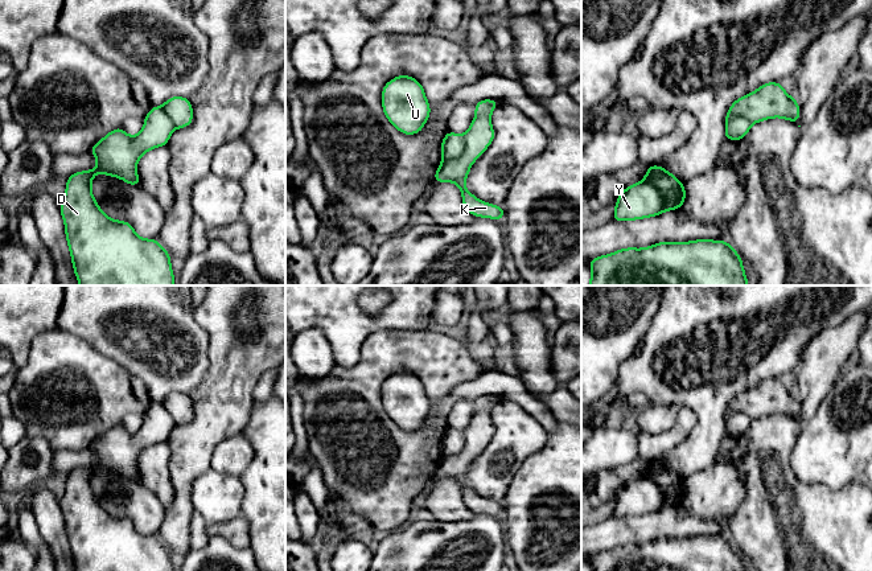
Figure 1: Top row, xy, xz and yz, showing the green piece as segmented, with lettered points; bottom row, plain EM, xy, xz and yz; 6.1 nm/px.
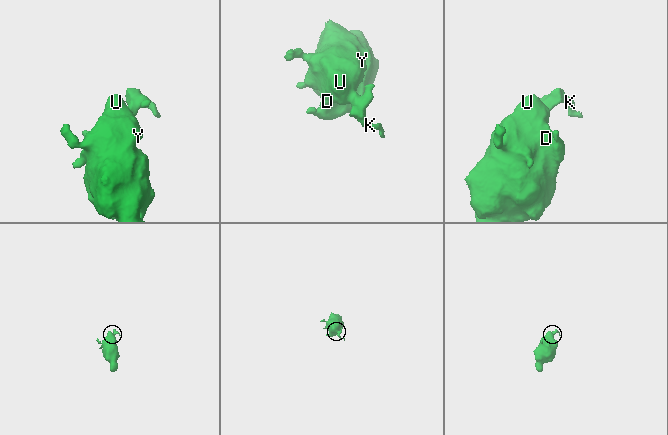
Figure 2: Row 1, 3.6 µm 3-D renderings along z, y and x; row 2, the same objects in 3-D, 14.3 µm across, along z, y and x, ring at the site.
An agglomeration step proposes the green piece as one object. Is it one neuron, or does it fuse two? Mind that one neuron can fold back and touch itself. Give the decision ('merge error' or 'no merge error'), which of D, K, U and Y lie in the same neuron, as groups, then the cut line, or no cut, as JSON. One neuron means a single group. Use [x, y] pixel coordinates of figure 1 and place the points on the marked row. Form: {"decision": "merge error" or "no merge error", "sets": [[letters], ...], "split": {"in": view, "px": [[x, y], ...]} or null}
{"decision": "merge error", "sets": [["D", "U", "Y"], ["K"]], "split": {"in": "xz", "px": [[464, 135], [464, 152], [455, 159], [443, 161]]}}

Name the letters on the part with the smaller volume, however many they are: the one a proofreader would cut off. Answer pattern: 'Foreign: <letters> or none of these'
Foreign: K

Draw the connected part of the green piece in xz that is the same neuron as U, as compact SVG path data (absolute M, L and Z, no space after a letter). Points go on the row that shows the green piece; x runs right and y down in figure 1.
M398 75L384 85L382 108L388 122L404 135L419 133L431 114L423 86L411 75Z

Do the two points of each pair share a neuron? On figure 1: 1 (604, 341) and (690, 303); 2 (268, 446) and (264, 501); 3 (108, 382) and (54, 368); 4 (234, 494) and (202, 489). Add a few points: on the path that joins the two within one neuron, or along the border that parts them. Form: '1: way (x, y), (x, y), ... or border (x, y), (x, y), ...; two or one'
1: border (661, 299), (649, 328), (636, 348); two
2: way (268, 459), (268, 488); one
3: way (95, 382), (68, 381); one
4: way (226, 494), (214, 494), (210, 491); one

